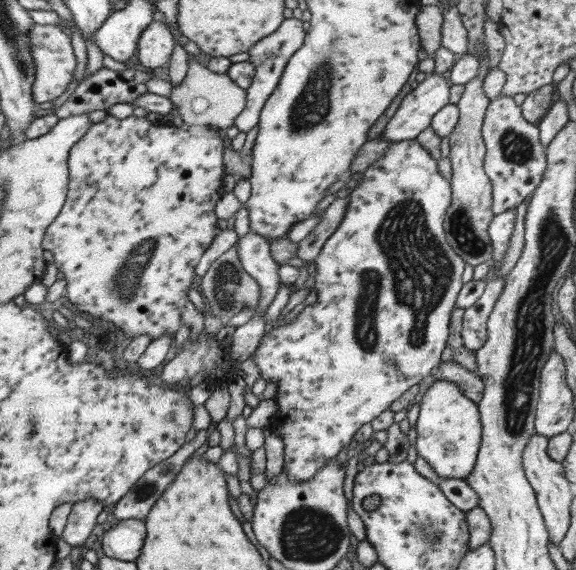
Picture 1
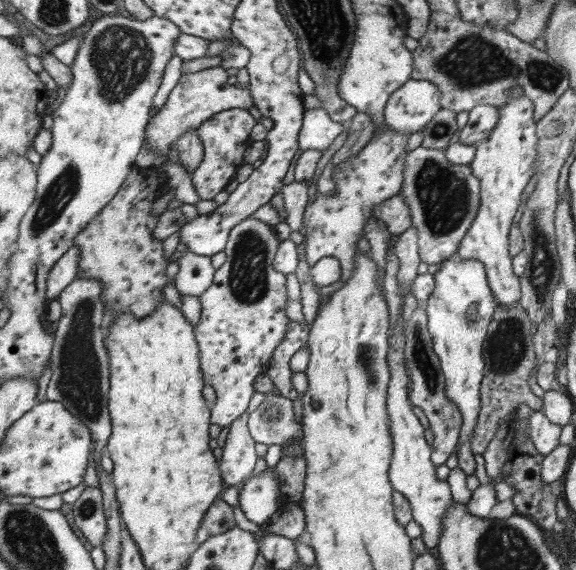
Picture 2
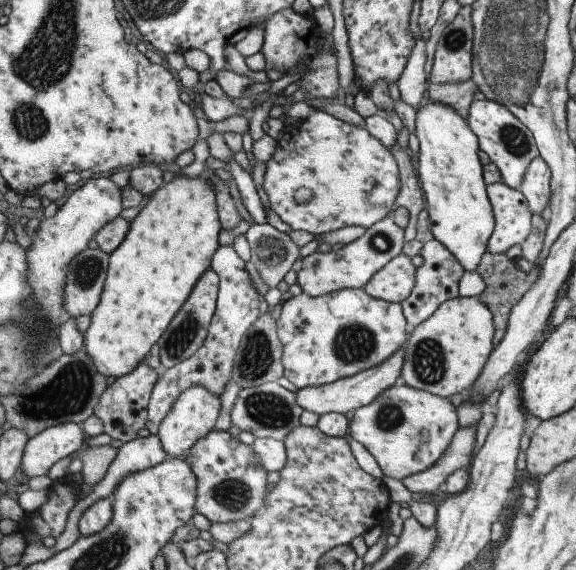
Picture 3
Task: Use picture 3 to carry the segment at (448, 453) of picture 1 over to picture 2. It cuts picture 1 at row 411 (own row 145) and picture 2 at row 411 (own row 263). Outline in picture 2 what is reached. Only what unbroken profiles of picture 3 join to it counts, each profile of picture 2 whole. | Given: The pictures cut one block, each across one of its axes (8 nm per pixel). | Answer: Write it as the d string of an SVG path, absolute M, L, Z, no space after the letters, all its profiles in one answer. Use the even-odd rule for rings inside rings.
M458 254L450 256L446 261L441 263L441 268L434 274L434 290L426 300L426 316L428 316L428 332L433 342L434 352L438 355L441 362L442 372L444 374L444 388L446 398L453 403L457 410L462 414L463 423L459 434L458 445L458 468L461 468L466 475L470 476L476 472L476 463L474 453L470 448L470 440L474 436L474 428L478 422L478 414L481 410L480 386L484 378L484 357L482 357L485 336L494 311L498 302L488 284L485 267L477 261L464 261L459 258Z

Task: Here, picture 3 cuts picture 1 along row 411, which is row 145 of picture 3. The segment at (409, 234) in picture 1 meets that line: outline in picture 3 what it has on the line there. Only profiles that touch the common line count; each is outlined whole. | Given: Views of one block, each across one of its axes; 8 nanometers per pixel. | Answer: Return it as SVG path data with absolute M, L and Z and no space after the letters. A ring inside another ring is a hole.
M315 110L304 122L297 124L286 124L283 134L277 142L277 148L274 155L266 162L266 175L262 182L264 191L268 195L271 209L293 230L305 230L313 235L322 235L331 231L342 229L343 227L362 226L364 229L371 228L374 223L388 217L395 208L396 198L401 190L401 179L399 169L390 149L386 148L380 140L370 135L370 132L364 127L358 127L352 123L346 123L325 111Z

